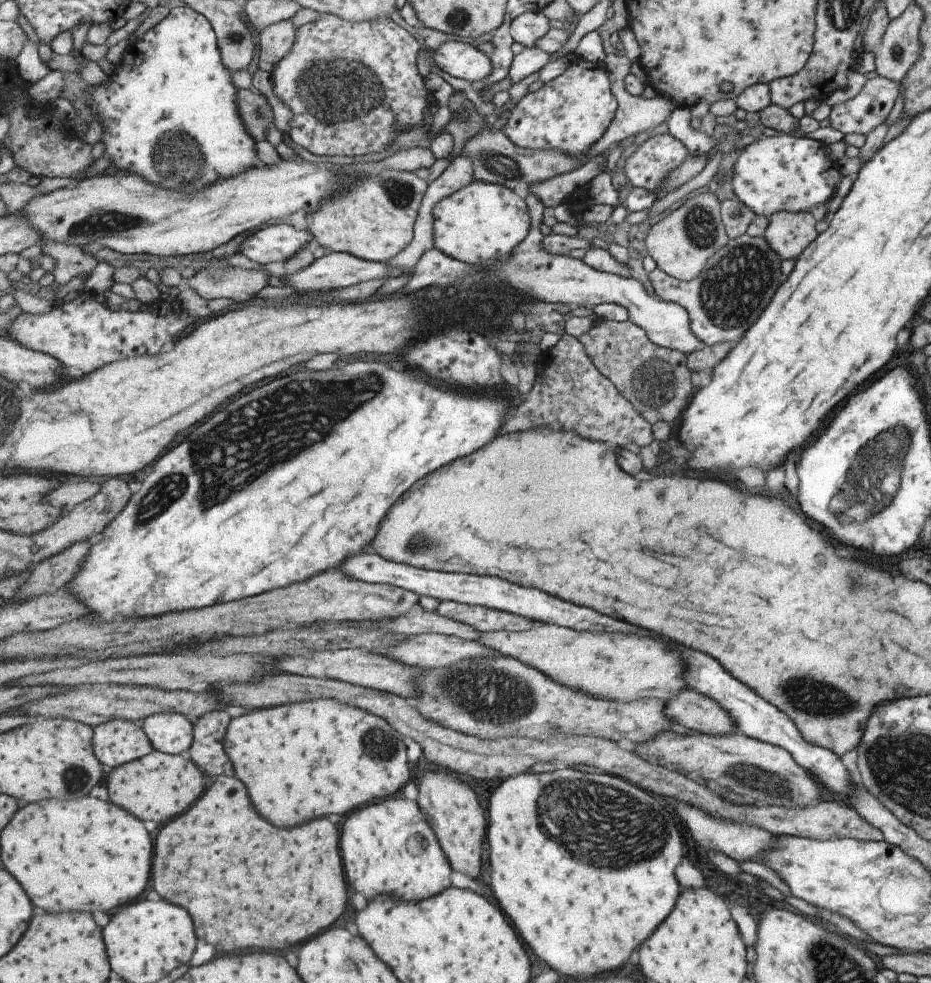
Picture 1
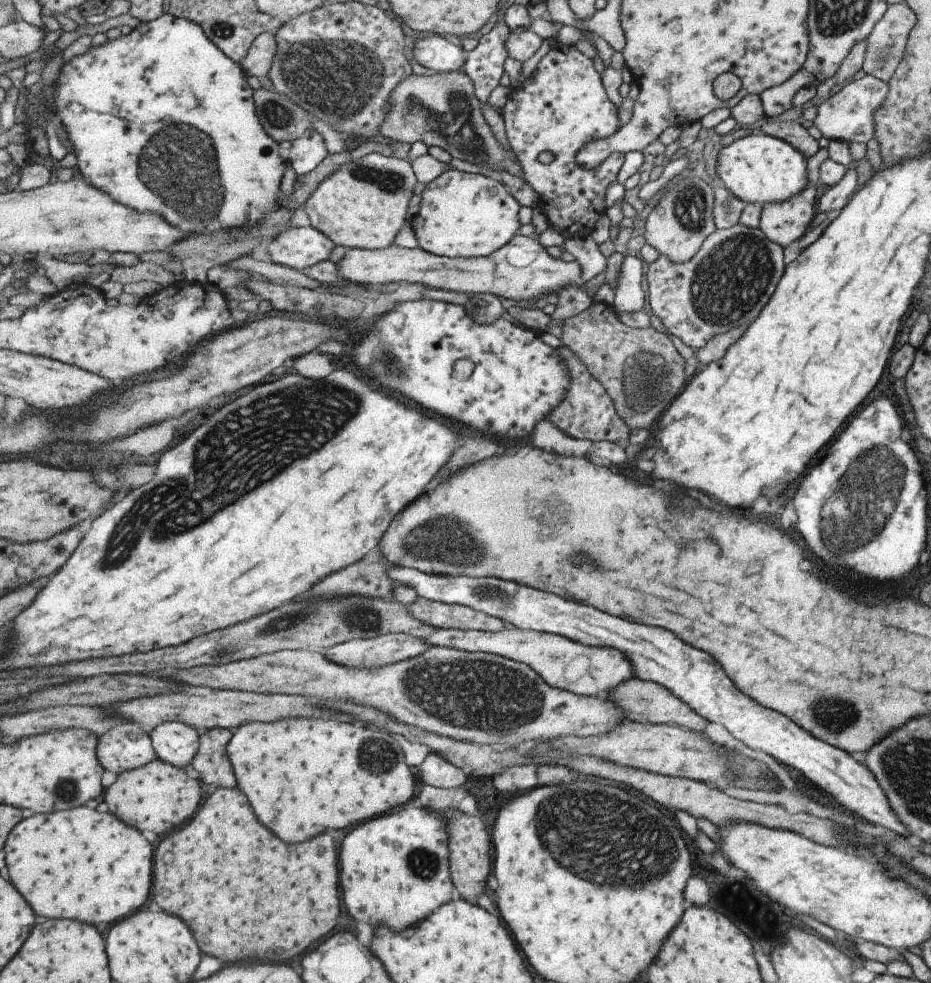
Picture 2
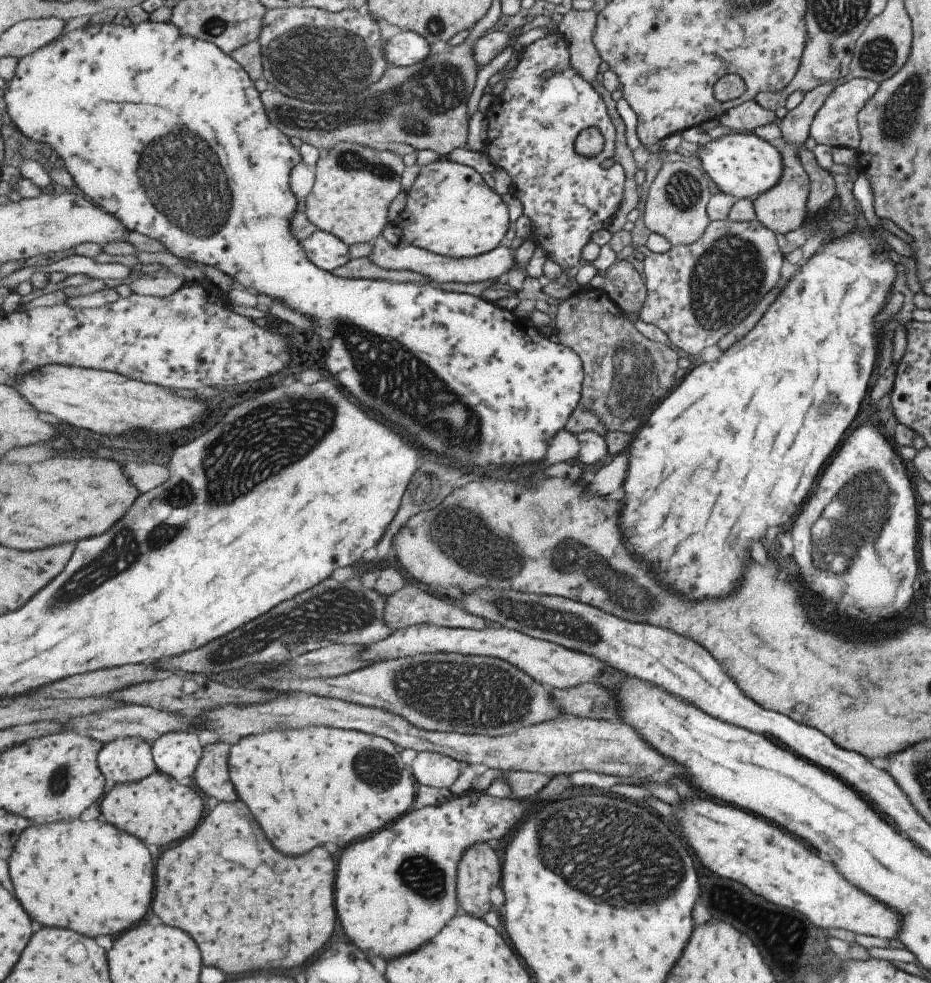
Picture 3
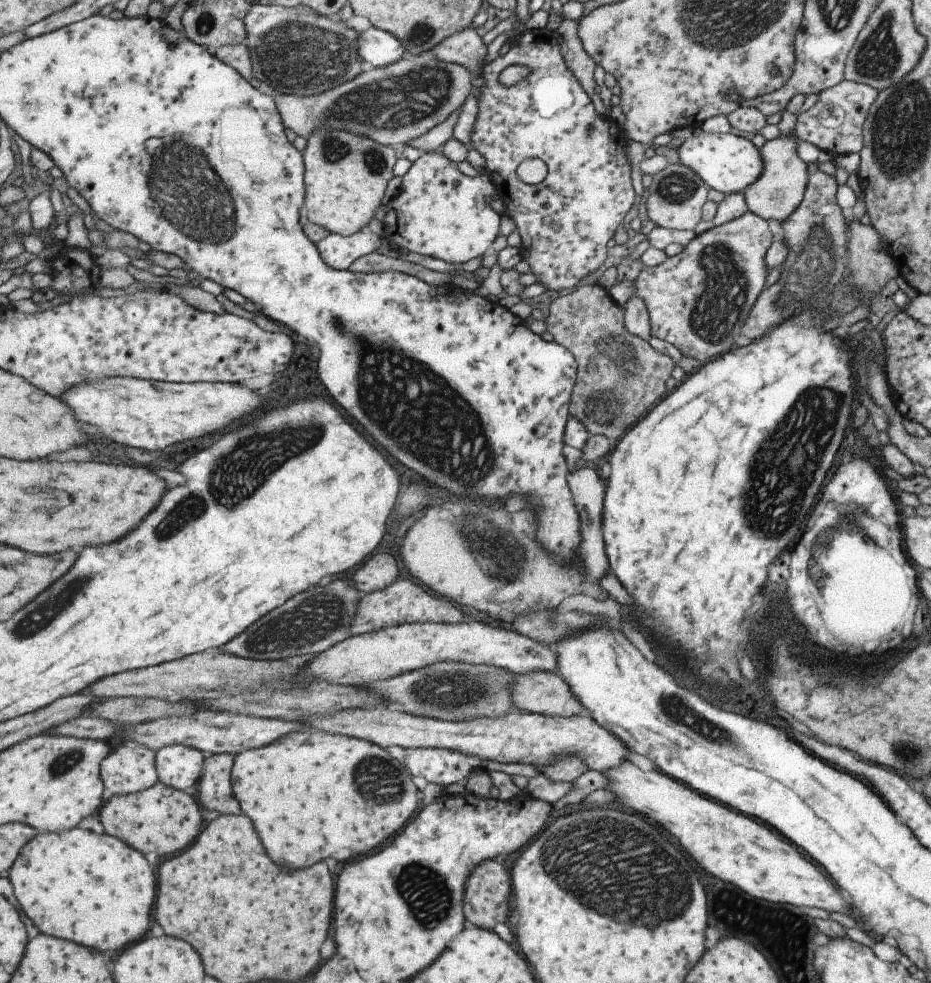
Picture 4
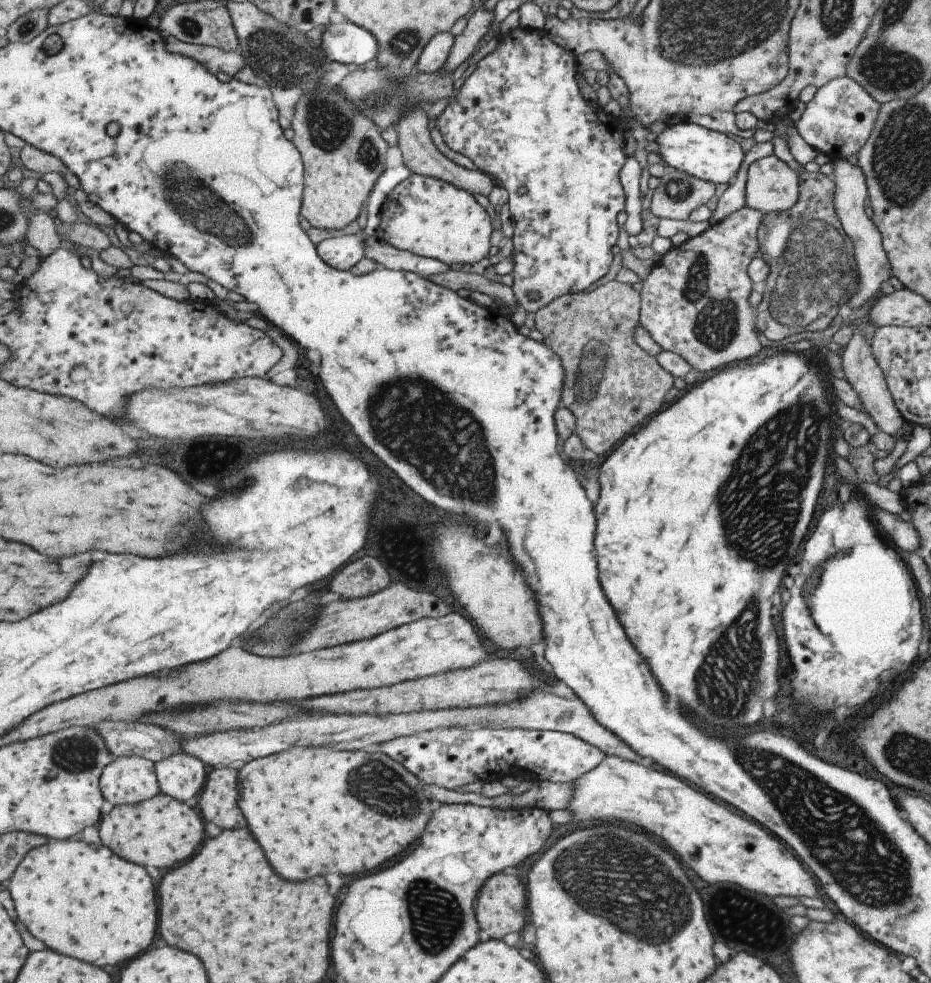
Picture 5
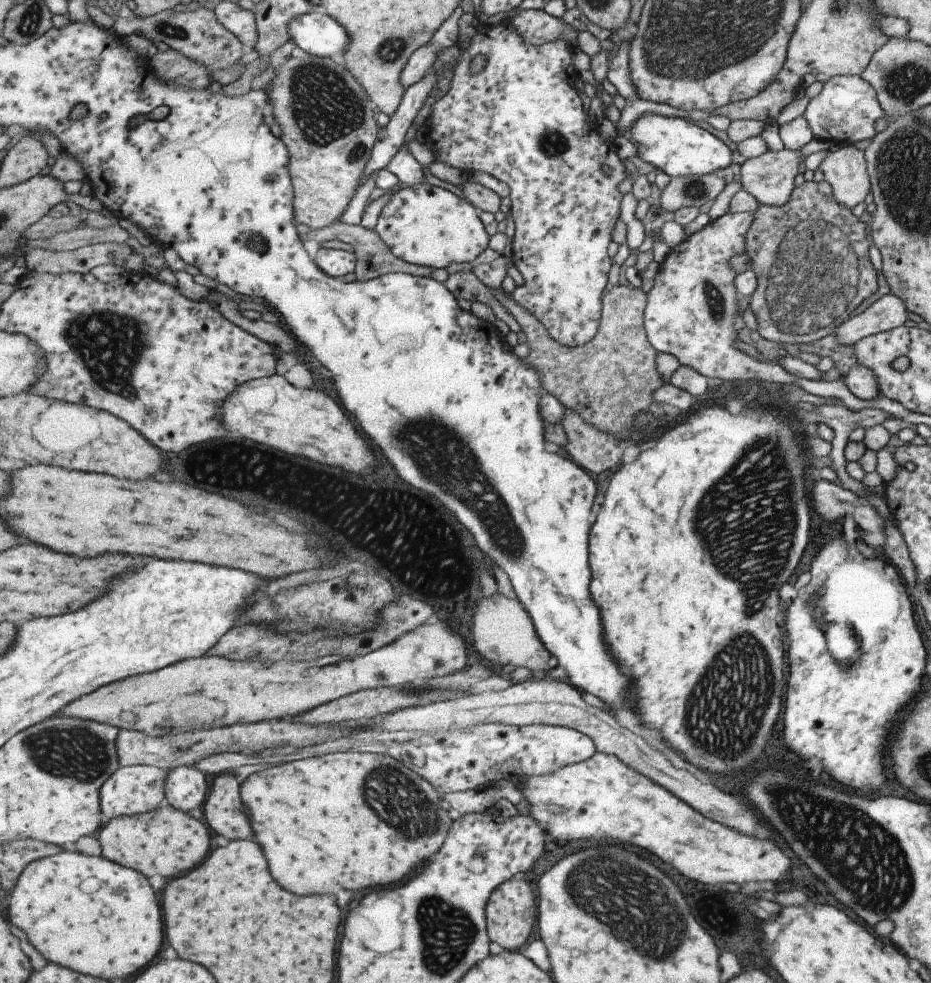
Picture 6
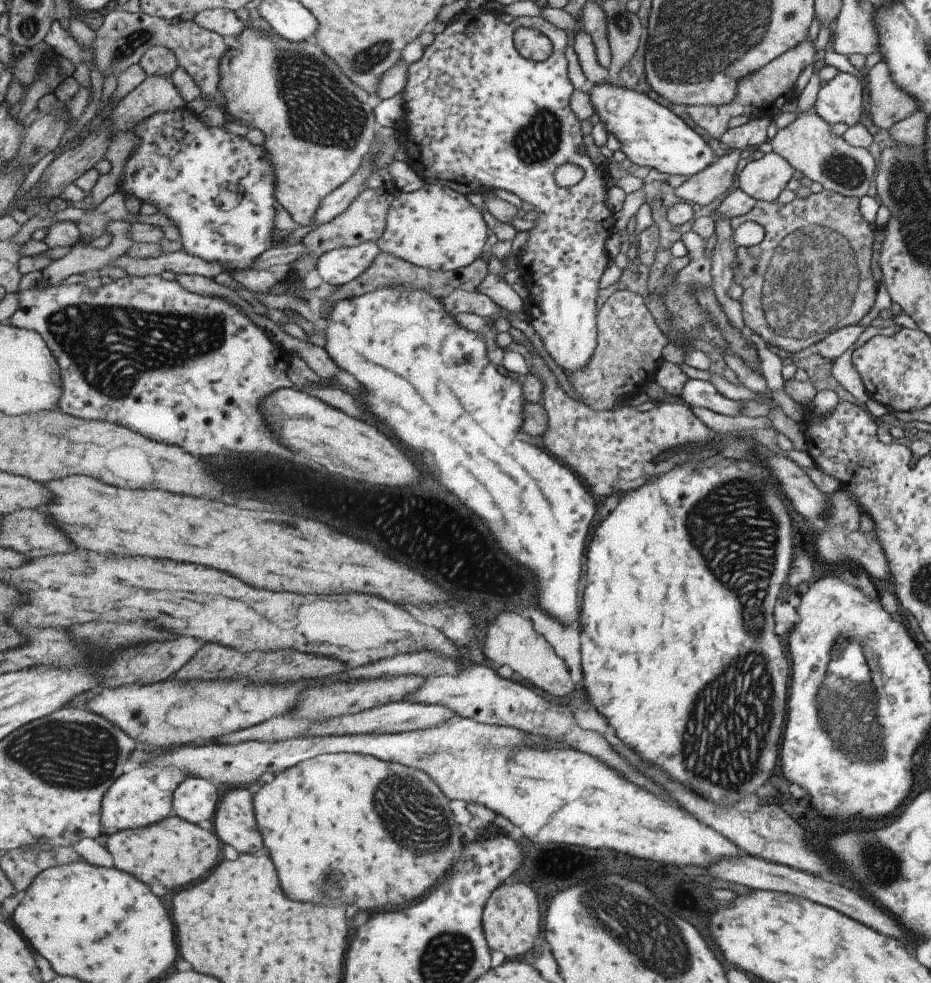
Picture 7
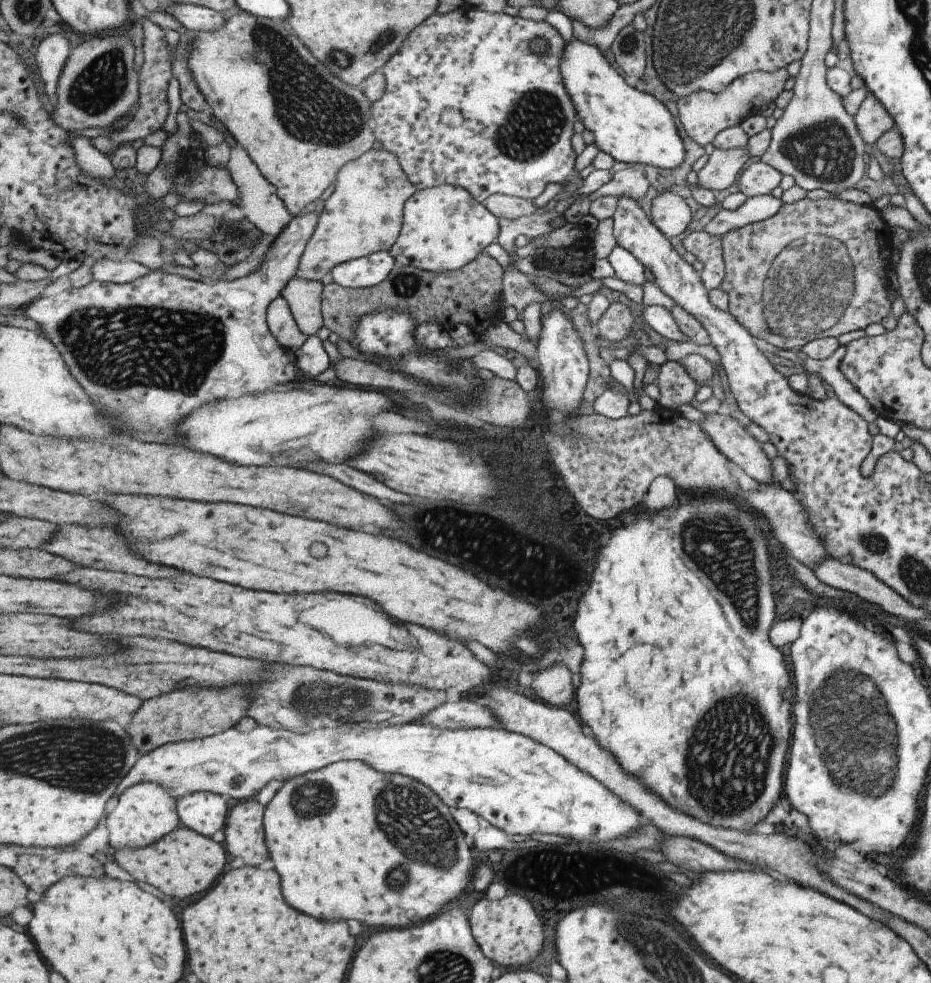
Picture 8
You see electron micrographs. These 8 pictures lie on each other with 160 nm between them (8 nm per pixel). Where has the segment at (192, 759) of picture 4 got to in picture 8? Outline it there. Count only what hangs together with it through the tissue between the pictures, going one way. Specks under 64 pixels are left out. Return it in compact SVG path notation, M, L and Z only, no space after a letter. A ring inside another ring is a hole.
M191 793L177 801L181 826L211 837L228 823L227 798L217 793Z

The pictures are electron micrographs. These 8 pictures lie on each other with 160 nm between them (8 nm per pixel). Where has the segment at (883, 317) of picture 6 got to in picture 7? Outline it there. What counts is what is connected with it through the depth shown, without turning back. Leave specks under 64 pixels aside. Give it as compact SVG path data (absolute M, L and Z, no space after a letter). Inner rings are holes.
M850 325L847 327L839 326L825 336L819 342L816 342L817 354L829 361L835 361L858 339L859 335L865 330L862 326Z

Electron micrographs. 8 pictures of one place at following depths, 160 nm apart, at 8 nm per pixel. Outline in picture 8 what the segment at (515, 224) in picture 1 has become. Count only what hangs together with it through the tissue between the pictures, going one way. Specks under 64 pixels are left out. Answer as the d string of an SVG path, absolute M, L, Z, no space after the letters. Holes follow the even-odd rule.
M444 184L418 190L408 200L400 238L390 253L400 266L413 265L438 273L456 271L497 242L500 232L500 218L478 201L472 192L462 186Z

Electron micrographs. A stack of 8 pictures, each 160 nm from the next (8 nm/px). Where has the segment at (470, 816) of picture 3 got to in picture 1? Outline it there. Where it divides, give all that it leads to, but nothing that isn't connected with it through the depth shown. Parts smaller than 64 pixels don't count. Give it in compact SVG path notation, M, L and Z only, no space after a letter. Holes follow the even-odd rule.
M400 794L389 797L387 802L383 800L381 804L357 810L353 816L349 816L343 826L341 852L345 856L345 872L349 876L349 884L353 886L355 892L363 894L367 900L389 892L399 900L418 902L429 896L437 896L439 892L452 886L451 874L454 870L435 830L429 825L424 810L417 801L407 800Z

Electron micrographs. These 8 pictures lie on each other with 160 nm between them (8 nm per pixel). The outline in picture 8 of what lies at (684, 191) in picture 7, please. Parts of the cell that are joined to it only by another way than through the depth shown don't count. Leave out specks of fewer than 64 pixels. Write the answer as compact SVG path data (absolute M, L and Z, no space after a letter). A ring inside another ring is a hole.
M746 146L726 151L713 149L704 166L696 172L697 185L707 190L723 190L738 177L737 172L741 172L749 159Z

